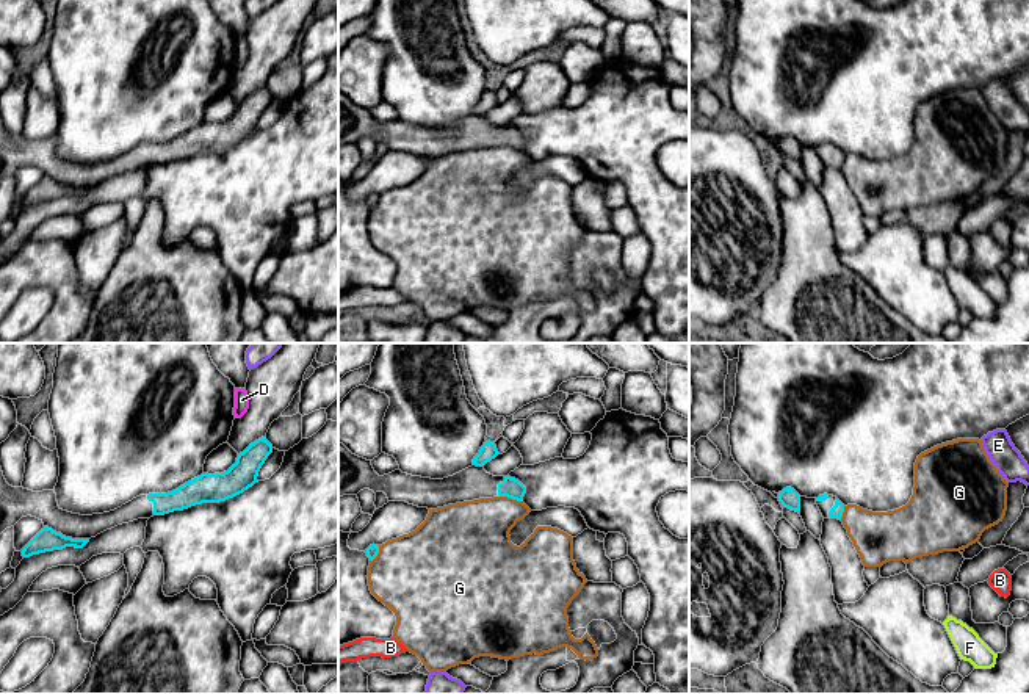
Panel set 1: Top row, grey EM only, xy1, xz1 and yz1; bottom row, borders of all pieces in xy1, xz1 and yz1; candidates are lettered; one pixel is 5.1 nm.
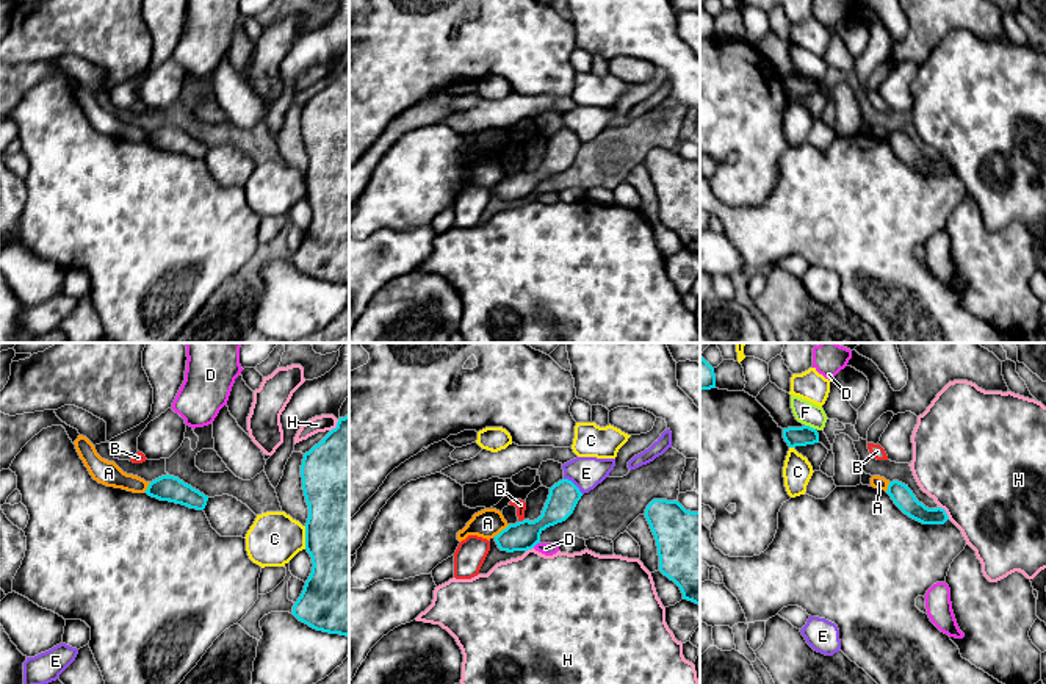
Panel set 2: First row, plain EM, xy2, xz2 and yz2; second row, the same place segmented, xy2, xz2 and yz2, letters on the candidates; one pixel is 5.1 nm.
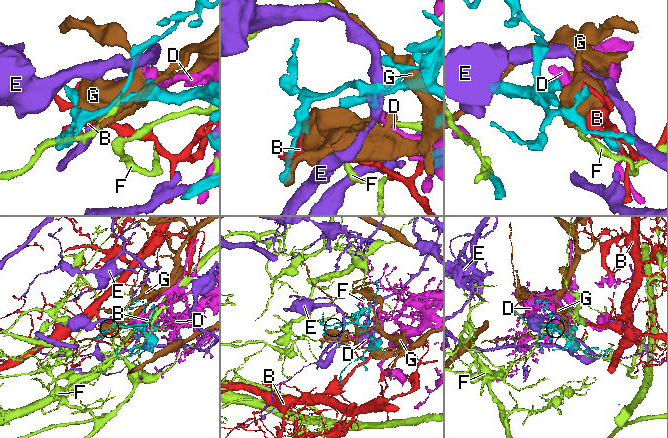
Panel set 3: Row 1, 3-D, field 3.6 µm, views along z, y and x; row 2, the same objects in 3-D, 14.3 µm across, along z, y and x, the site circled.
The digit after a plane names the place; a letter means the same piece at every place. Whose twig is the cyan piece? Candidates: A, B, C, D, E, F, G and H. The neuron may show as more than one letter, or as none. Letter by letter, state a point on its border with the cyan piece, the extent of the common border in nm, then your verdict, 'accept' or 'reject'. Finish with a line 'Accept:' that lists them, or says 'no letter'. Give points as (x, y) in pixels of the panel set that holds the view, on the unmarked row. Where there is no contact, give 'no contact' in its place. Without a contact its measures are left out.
A: contact xz2 (503, 179); length 110 nm; reject
B: contact xz2 (520, 171); length 40 nm; reject
C: contact xy2 (306, 187); length 120 nm; reject
D: contact xz2 (536, 193); length 50 nm; reject
E: contact xz2 (573, 133); length 130 nm; reject
F: contact yz2 (808, 75); length 60 nm; reject
G: contact xz1 (511, 146); length 120 nm; reject
H: contact yz2 (945, 162); length 90 nm; reject
Accept: no letter

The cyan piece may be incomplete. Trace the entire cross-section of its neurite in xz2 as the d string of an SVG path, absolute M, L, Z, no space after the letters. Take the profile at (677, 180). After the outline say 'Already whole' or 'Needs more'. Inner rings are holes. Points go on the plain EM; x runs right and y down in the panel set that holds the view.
M653 149L644 164L656 189L659 221L680 236L683 249L700 255L700 161Z. Already whole

